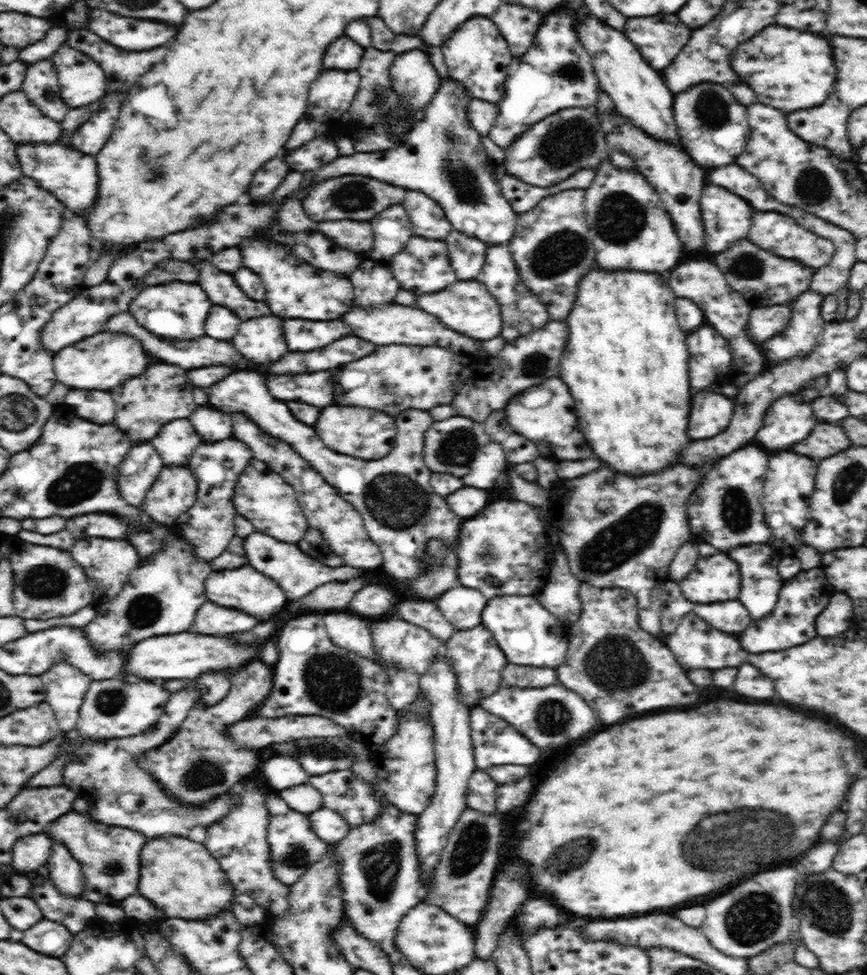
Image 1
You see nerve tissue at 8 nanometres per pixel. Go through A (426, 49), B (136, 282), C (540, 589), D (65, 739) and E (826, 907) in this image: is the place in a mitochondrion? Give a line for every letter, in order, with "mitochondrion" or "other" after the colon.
A: other
B: other
C: other
D: other
E: mitochondrion

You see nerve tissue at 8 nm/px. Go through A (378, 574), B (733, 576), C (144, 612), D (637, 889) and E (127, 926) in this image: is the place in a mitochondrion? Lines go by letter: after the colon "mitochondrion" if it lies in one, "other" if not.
A: other
B: other
C: mitochondrion
D: other
E: other

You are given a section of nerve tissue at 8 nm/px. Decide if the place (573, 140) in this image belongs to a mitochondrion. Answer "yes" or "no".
yes

